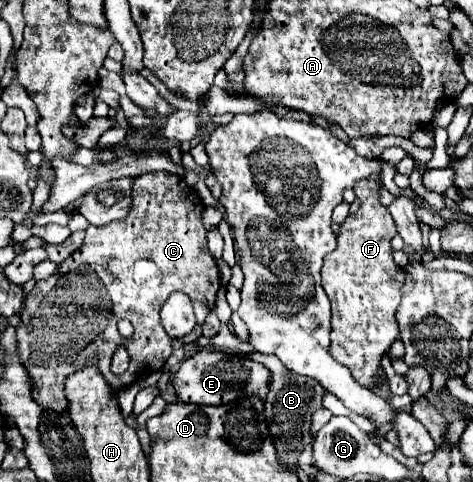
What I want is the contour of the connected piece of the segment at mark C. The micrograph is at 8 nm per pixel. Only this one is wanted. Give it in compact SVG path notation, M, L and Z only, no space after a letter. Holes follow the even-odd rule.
M149 173L135 177L133 207L127 219L117 221L115 225L90 225L85 233L83 247L69 259L65 259L55 275L35 283L33 291L23 303L21 323L17 327L17 355L21 357L25 369L29 369L29 375L33 377L33 401L55 413L65 413L69 411L69 401L63 389L65 377L69 373L75 373L85 365L97 365L109 387L113 391L119 391L123 387L129 387L131 383L137 383L137 379L141 377L161 371L163 363L169 359L173 349L183 347L179 343L197 341L201 337L201 325L215 307L217 291L221 287L219 267L207 249L207 231L201 223L203 209L203 201L199 207L199 195L189 185L185 187L183 177L169 173ZM175 291L181 291L191 299L197 319L193 331L179 339L171 339L165 333L159 317L163 303ZM121 319L129 319L135 327L135 337L129 341L123 339L117 331L117 321ZM119 345L123 345L129 353L129 369L125 375L113 375L109 371L111 357Z

